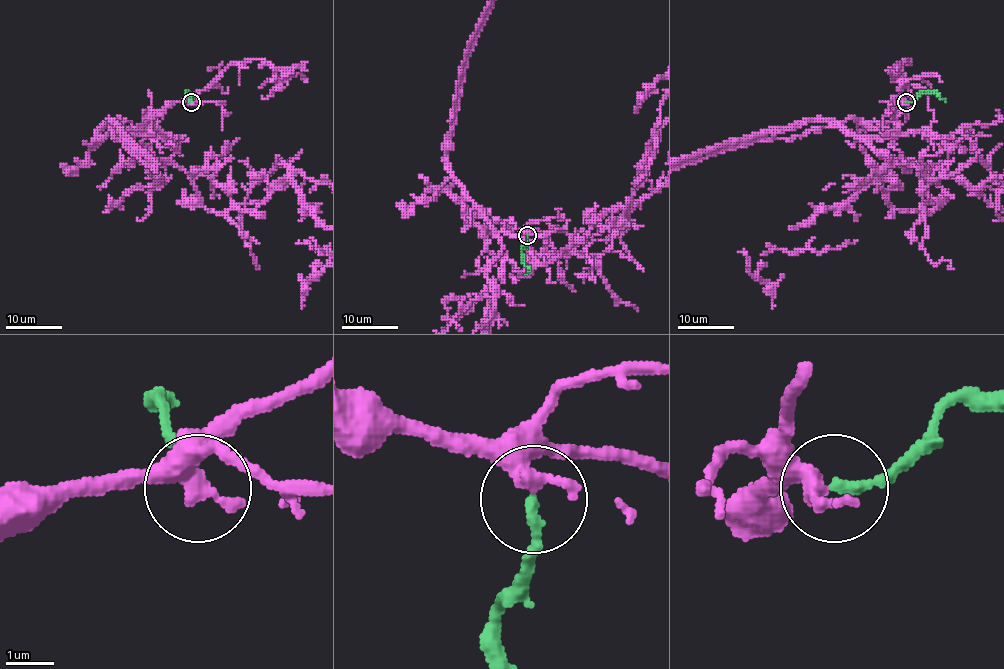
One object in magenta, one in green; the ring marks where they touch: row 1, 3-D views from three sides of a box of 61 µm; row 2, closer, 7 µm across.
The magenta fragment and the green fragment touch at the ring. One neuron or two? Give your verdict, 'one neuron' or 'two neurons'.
one neuron

